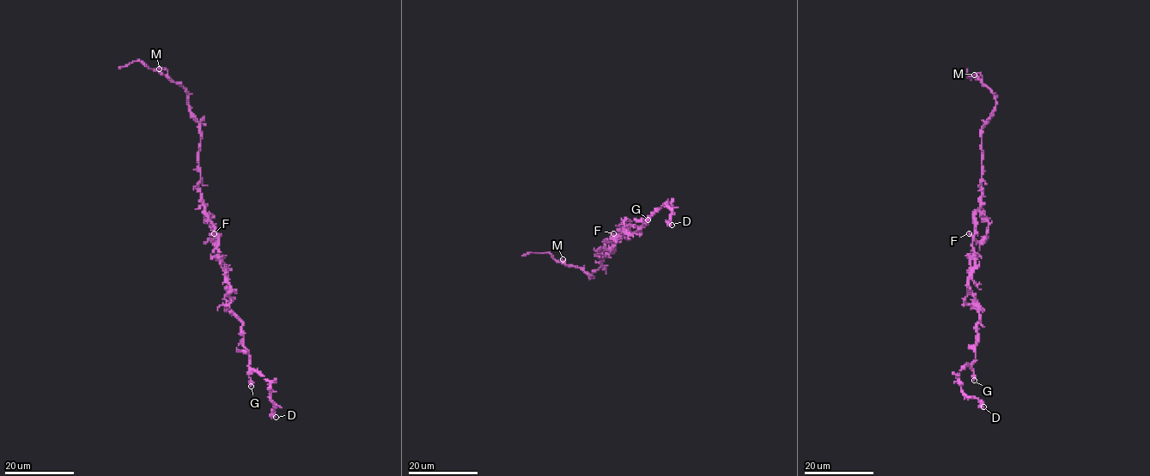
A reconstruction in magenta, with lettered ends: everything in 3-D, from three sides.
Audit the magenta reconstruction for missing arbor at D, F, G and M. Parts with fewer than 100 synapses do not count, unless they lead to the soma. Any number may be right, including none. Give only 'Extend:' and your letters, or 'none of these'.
Extend: none of these

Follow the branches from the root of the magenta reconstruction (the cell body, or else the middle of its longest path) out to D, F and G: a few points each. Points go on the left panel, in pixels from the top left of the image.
D: (213, 225), (230, 289), (228, 307), (241, 323), (249, 368), (269, 382), (276, 417)
F: (213, 225), (205, 211), (205, 219), (215, 237), (215, 244), (214, 233)
G: (213, 225), (230, 289), (228, 307), (241, 323), (251, 386)

